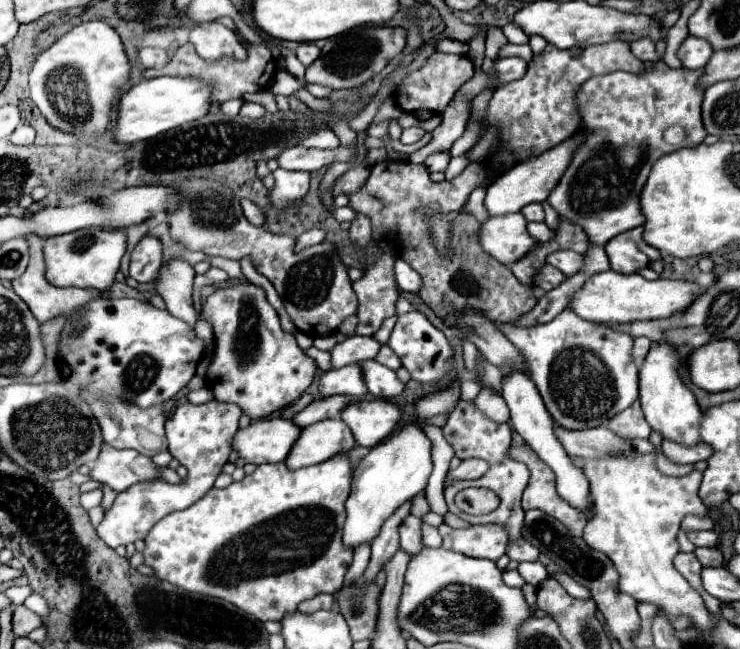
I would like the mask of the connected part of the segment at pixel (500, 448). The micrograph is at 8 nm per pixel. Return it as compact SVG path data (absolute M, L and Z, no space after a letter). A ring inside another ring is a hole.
M460 401L458 407L454 409L454 413L448 417L448 423L444 425L442 431L444 431L444 439L454 447L454 451L456 451L456 455L460 459L480 457L480 459L486 459L486 463L488 463L488 471L480 479L458 481L458 483L450 485L444 491L446 503L448 503L448 511L454 513L454 515L458 515L460 519L464 519L468 523L506 523L508 525L508 533L510 533L510 541L518 541L522 537L522 525L524 525L524 509L520 507L518 501L522 499L522 491L528 485L530 471L528 471L528 467L524 463L518 463L518 461L514 461L510 457L510 425L508 423L498 425L498 423L494 423L490 419L478 417L476 409L466 409L466 401ZM466 487L488 487L498 497L502 497L502 505L496 511L492 511L488 515L482 515L482 517L466 515L466 513L462 513L454 505L454 499L452 499L452 495L456 495L458 491L462 491Z

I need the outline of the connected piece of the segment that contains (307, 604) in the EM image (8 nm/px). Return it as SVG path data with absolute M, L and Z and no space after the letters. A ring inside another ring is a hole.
M322 593L322 595L316 595L316 597L300 603L300 605L298 605L298 611L308 615L308 613L316 613L316 611L320 611L320 609L332 609L332 603L334 603L334 595Z

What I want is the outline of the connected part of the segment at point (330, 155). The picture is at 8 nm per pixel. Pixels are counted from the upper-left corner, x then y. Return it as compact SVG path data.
M294 145L284 150L278 157L278 163L282 169L288 171L318 171L334 161L348 161L352 157L352 151L346 147L336 149L306 149L300 145Z

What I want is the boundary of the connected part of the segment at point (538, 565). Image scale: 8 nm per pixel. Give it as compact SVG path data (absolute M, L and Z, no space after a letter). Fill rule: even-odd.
M540 561L521 562L519 563L517 570L525 579L526 583L534 586L539 586L541 582L547 578L547 569Z

